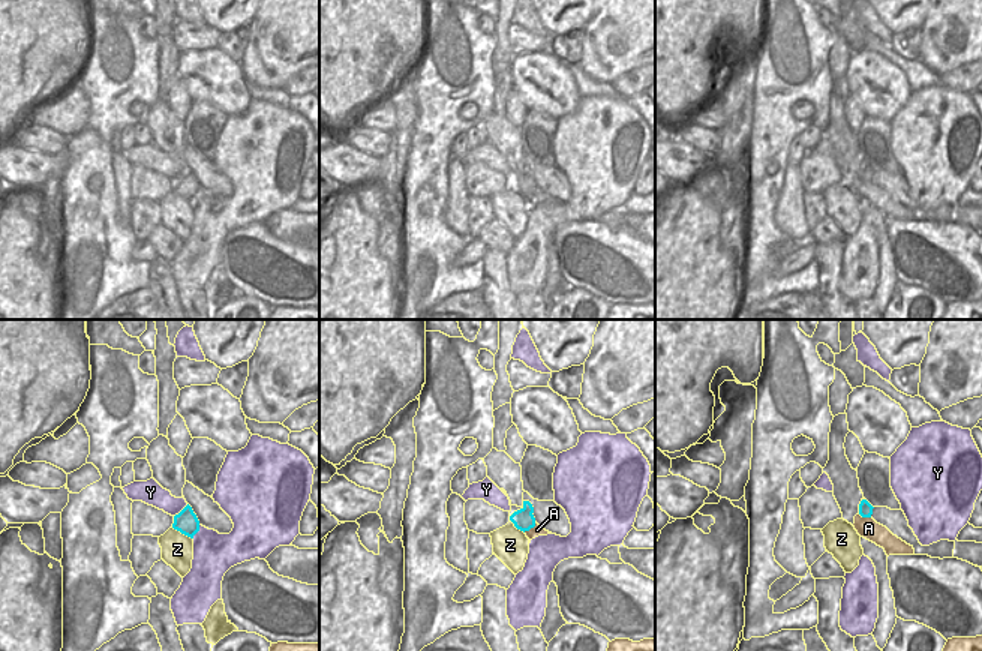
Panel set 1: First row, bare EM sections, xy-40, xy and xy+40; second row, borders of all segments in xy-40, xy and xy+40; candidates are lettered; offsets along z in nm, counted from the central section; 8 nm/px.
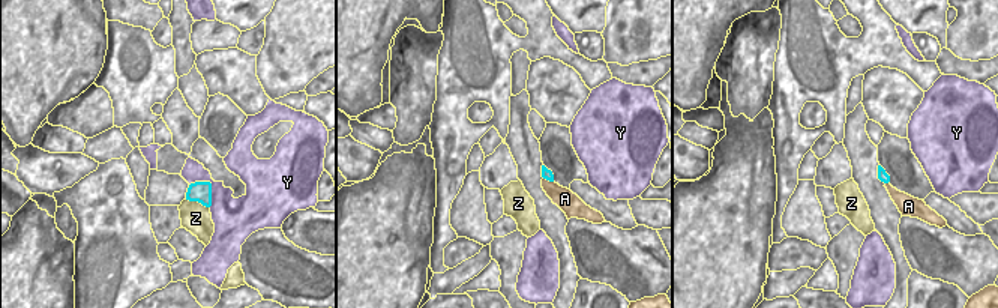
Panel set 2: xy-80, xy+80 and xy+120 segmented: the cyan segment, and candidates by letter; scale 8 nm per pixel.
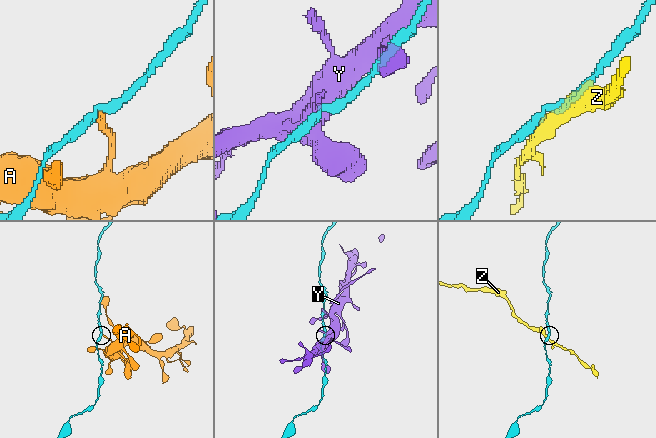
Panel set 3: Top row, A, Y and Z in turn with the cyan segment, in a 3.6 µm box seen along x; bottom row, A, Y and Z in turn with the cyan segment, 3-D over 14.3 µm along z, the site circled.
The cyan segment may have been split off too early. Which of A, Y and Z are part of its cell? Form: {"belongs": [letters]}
{"belongs": []}

